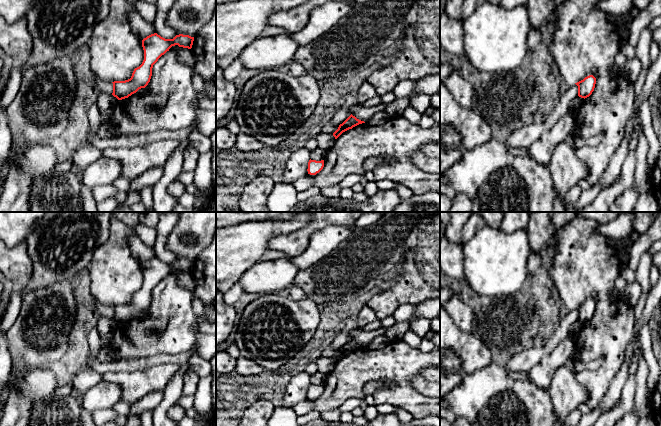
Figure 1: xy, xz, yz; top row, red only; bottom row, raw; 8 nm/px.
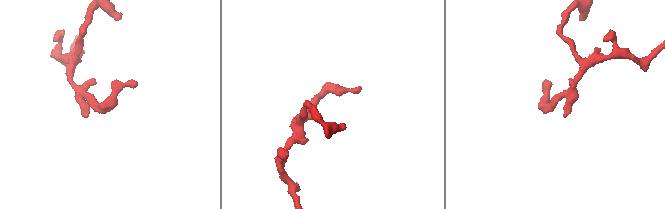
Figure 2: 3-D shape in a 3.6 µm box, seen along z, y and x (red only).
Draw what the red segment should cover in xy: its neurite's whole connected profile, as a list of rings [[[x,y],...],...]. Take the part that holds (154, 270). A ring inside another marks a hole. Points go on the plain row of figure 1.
[[[157,257],[151,258],[142,264],[144,274],[144,284],[142,288],[135,292],[130,303],[125,305],[114,305],[112,319],[118,324],[128,322],[139,313],[145,312],[150,306],[153,289],[172,270],[191,273],[194,261],[179,258],[173,263],[165,263]]]

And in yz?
[[[589,299],[575,308],[578,310],[578,320],[585,323],[594,315],[596,302],[593,299]]]

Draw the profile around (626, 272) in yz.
[[[622,264],[620,269],[620,276],[622,276],[627,283],[633,283],[636,281],[635,273],[632,271],[632,269],[628,265]]]

